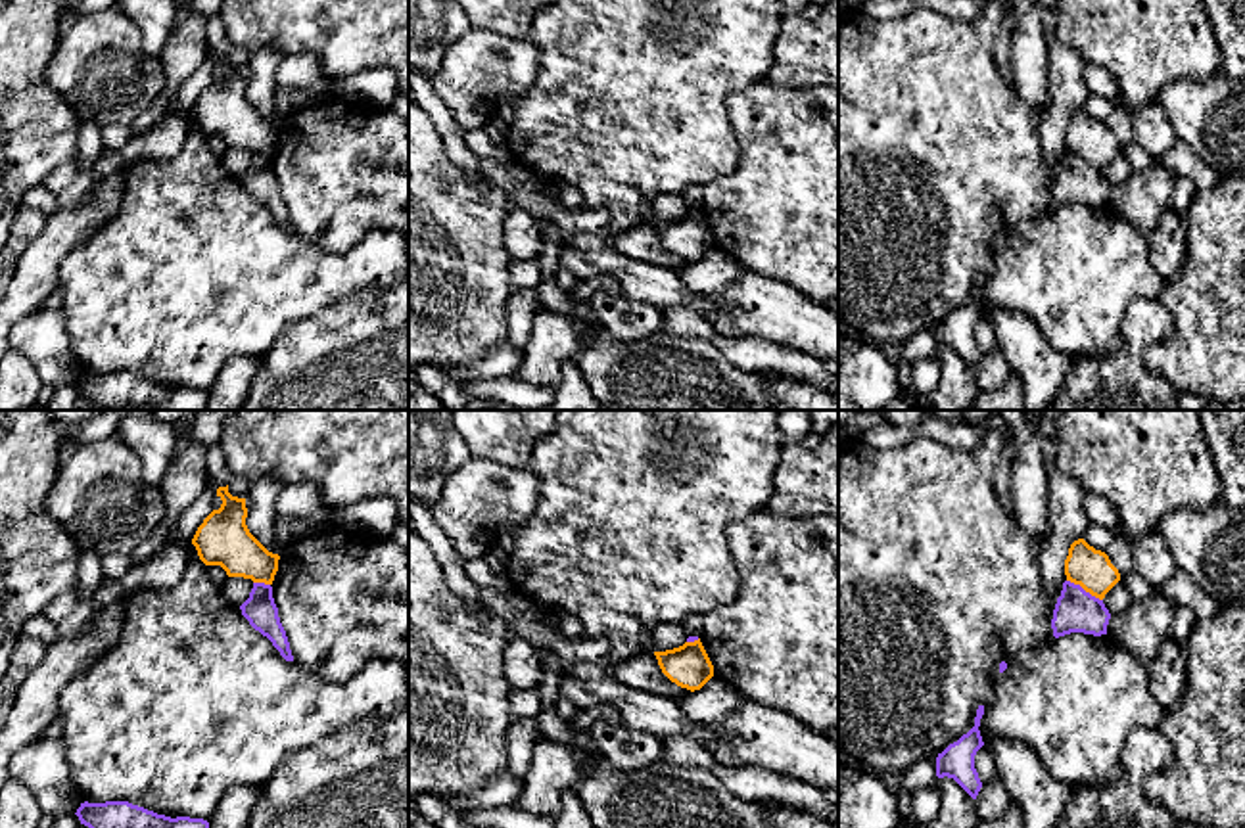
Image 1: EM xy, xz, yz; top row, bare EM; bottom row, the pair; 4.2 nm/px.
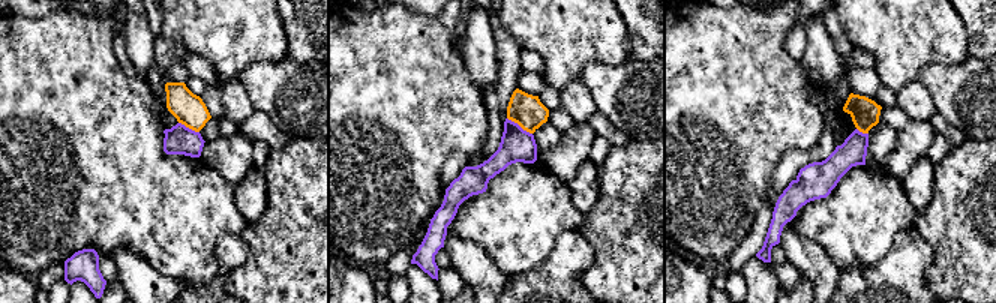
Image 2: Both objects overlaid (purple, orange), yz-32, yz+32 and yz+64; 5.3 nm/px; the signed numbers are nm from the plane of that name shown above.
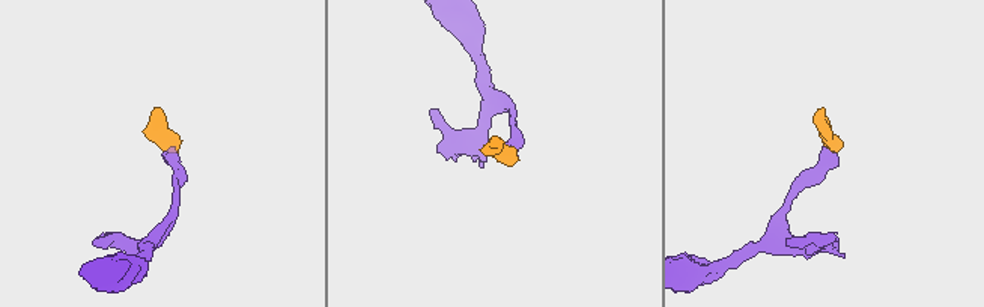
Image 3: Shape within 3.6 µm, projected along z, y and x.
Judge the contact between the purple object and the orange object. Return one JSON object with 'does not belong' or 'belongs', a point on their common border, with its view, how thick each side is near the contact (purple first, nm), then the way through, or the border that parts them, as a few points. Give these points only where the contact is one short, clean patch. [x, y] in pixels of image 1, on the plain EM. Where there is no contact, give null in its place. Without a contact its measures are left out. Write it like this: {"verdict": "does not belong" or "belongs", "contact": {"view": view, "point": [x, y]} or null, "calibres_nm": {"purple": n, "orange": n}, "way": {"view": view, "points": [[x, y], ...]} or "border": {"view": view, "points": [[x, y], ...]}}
{"verdict": "does not belong", "contact": {"view": "yz", "point": [1082, 160]}, "calibres_nm": {"purple": 180, "orange": 170}, "border": {"view": "yz", "points": [[1067, 150], [1102, 171]]}}

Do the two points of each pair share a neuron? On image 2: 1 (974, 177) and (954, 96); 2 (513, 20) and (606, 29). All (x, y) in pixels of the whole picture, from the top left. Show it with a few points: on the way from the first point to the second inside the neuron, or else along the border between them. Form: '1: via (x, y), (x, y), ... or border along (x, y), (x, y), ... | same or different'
1: border along (966, 137), (980, 140) | different
2: via (536, 20), (573, 20), (584, 24) | same

